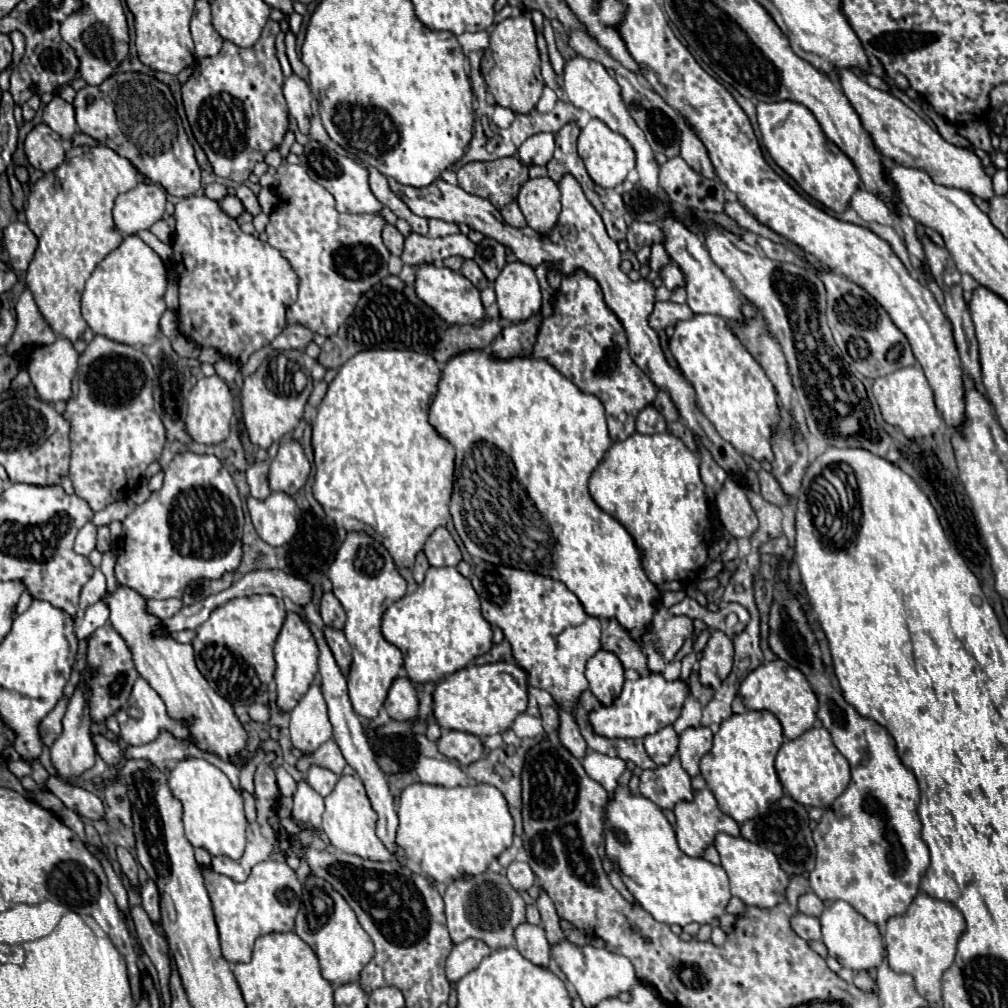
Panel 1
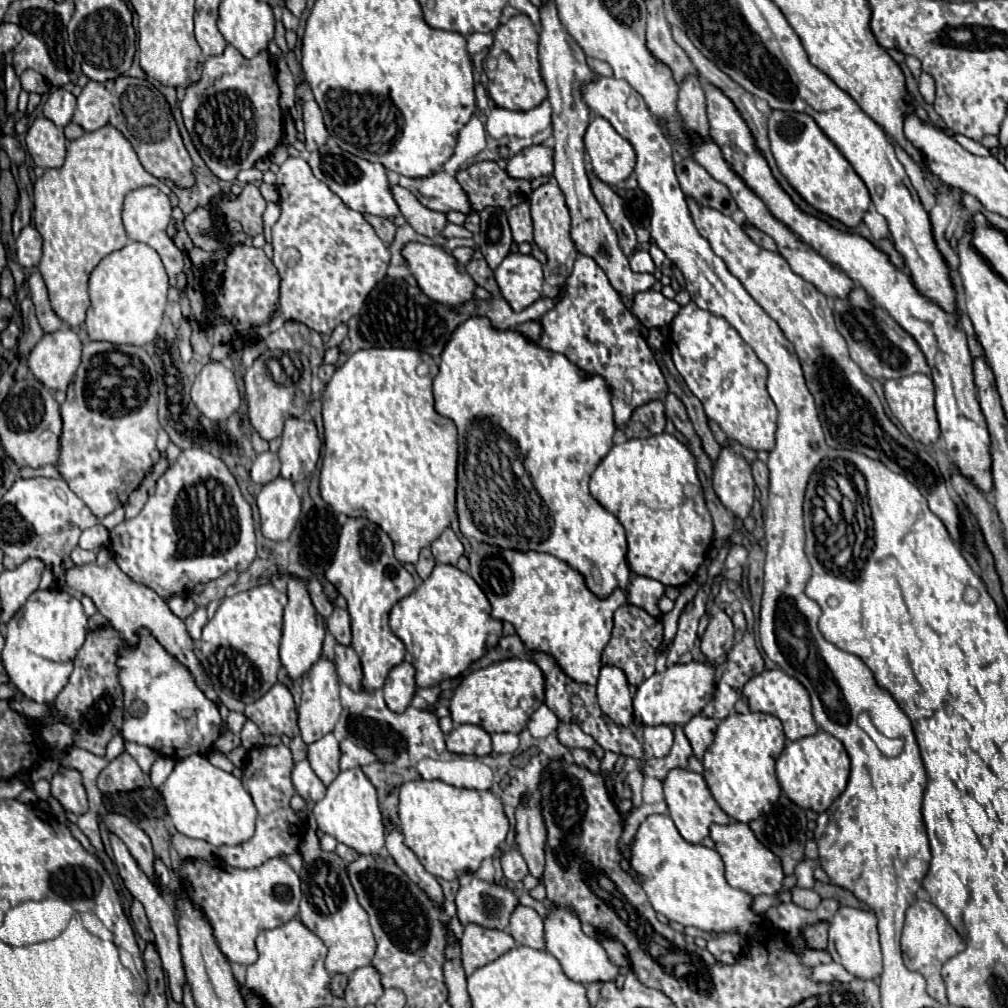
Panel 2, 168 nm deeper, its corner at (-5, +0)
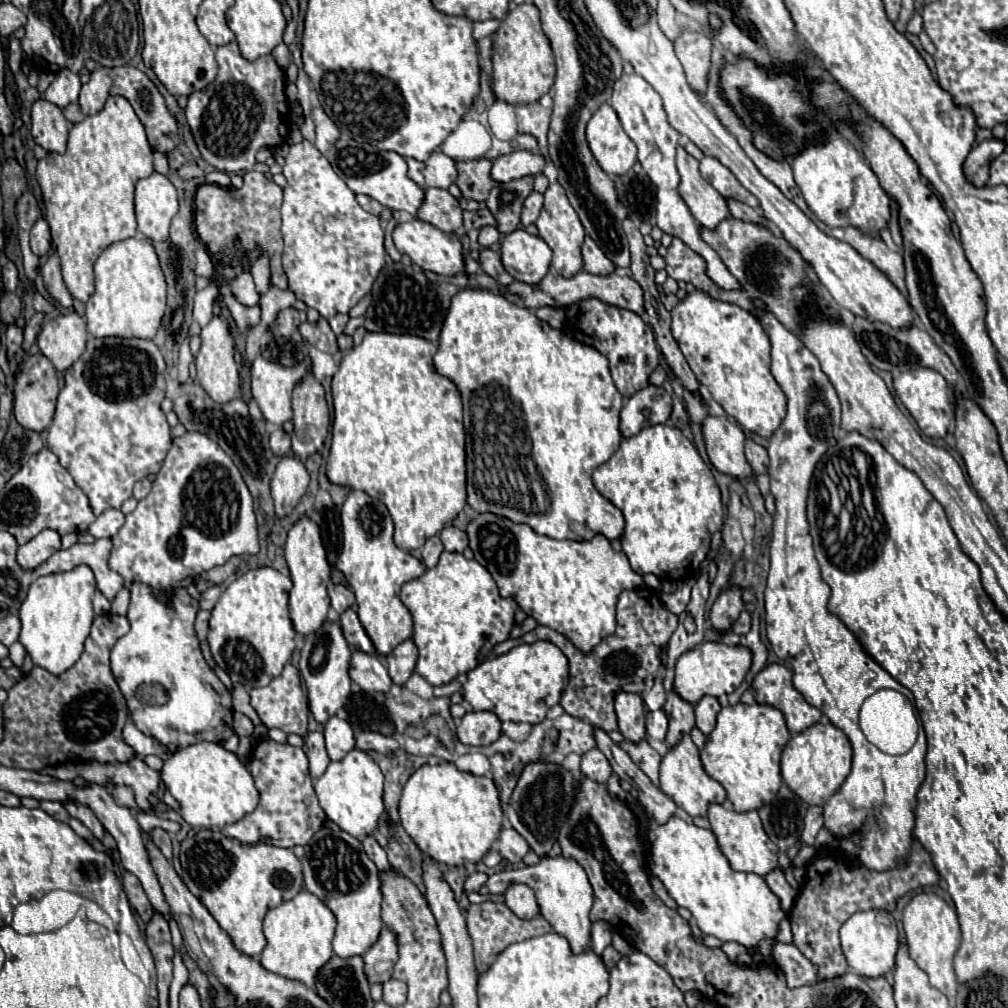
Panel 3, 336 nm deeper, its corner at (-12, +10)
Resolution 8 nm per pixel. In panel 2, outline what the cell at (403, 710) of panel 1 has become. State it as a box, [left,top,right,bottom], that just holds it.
[383,660,415,712]

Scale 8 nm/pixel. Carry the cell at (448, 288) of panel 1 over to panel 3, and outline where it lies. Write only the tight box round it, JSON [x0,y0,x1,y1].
[394,222,464,276]

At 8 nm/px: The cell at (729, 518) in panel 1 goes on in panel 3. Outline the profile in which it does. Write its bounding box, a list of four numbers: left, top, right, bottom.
[702,416,754,480]

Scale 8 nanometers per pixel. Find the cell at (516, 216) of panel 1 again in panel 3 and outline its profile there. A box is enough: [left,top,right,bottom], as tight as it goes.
[522,192,542,226]

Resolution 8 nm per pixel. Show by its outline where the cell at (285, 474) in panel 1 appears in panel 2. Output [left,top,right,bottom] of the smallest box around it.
[279,416,321,482]

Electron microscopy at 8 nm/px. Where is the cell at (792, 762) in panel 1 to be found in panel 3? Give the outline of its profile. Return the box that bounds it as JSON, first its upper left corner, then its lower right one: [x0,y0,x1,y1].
[782,722,852,806]

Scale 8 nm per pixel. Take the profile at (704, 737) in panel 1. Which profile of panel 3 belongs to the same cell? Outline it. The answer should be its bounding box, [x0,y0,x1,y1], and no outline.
[696,696,720,736]

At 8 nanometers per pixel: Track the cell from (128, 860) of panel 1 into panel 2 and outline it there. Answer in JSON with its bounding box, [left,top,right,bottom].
[109,834,185,1002]

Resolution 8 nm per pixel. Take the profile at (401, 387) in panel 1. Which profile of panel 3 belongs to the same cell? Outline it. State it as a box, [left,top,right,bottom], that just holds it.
[326,332,466,550]

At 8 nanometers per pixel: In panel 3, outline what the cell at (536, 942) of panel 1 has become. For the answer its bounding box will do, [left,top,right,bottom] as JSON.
[506,884,540,920]

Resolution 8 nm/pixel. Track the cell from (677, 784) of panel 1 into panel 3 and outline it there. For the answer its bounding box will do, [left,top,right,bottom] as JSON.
[664,692,694,750]

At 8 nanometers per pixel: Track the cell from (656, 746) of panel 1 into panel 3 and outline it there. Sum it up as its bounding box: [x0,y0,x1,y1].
[646,710,668,740]

